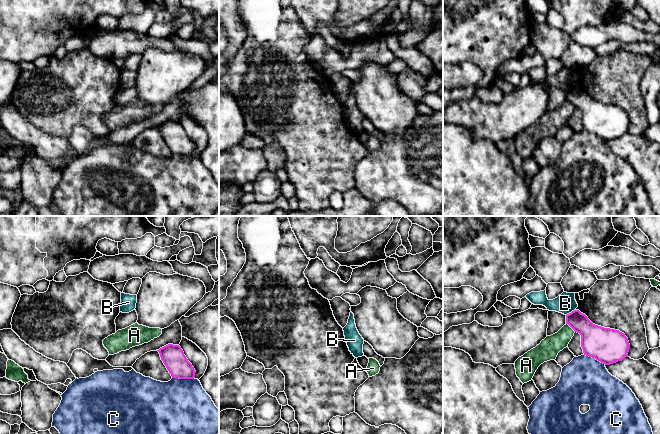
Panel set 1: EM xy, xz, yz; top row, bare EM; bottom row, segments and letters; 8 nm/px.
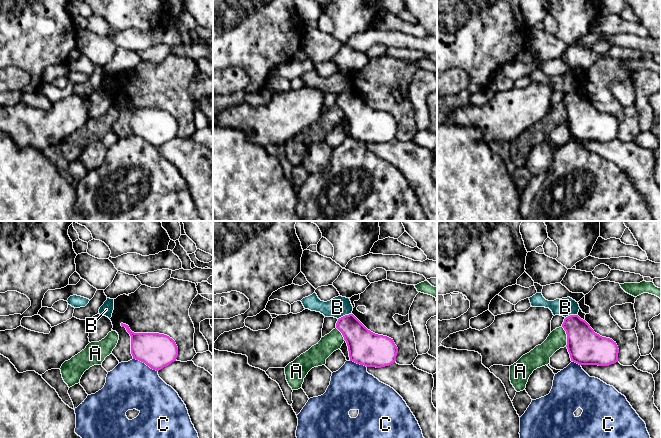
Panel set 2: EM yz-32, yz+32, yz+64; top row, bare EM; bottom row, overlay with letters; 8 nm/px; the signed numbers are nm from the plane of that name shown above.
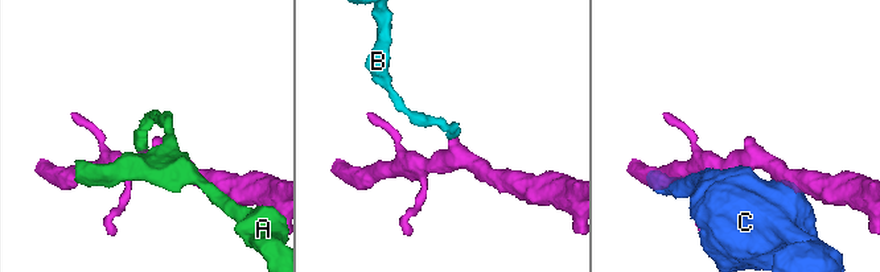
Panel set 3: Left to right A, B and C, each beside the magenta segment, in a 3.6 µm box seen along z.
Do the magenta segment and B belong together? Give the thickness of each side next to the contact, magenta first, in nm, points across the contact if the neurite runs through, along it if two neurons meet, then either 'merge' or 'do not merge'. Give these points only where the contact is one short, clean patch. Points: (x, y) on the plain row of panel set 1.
calibres 180 and 160 nm; border yz (575, 85), (566, 91); do not merge

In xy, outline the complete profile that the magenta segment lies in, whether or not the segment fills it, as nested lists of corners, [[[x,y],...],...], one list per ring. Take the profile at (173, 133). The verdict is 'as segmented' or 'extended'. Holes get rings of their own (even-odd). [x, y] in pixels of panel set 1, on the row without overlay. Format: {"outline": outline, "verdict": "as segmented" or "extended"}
{"outline": [[[168,120],[157,127],[172,154],[195,154],[196,147],[179,121]]], "verdict": "as segmented"}

